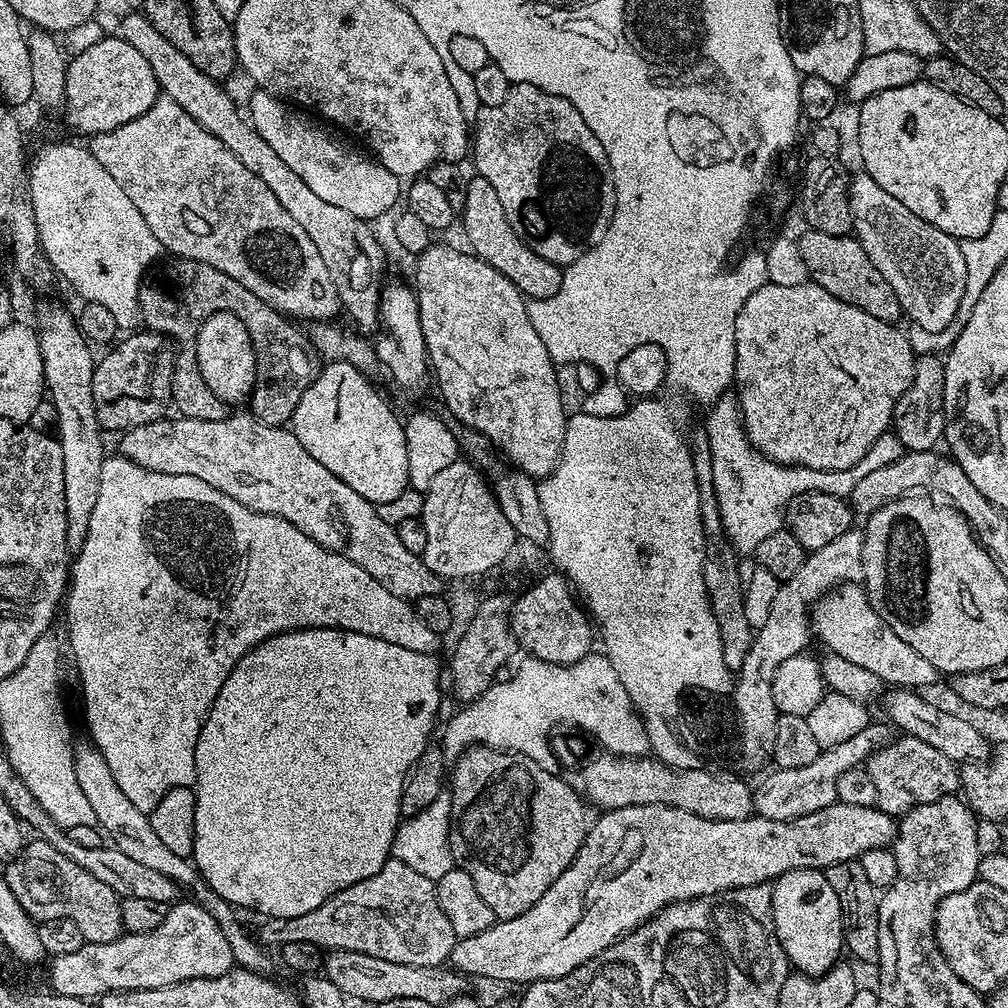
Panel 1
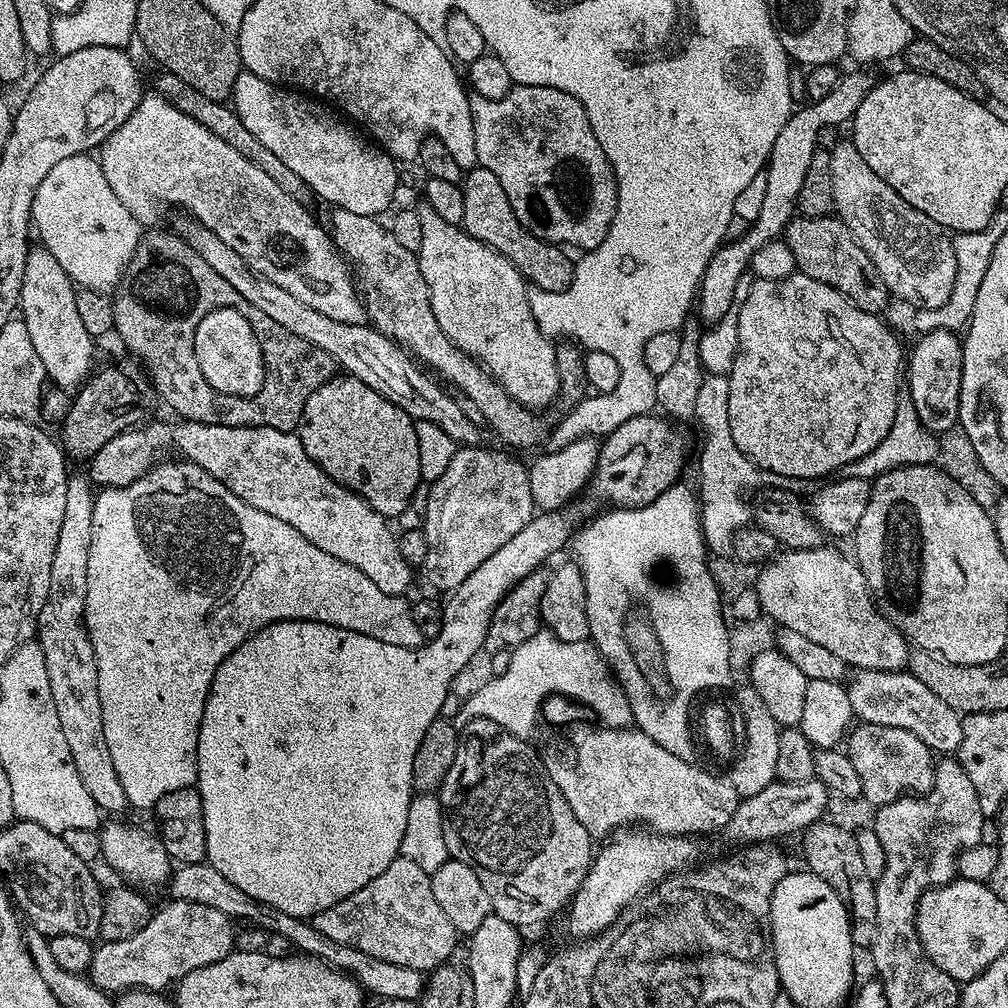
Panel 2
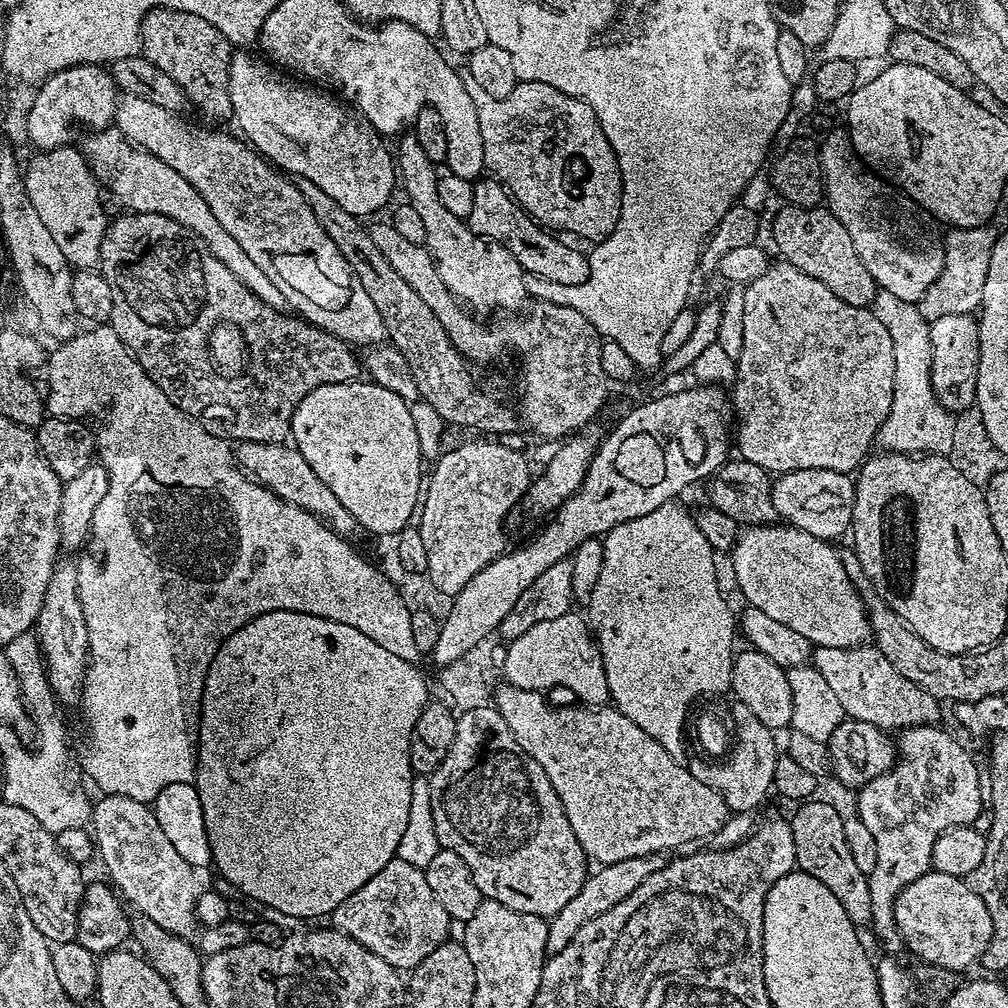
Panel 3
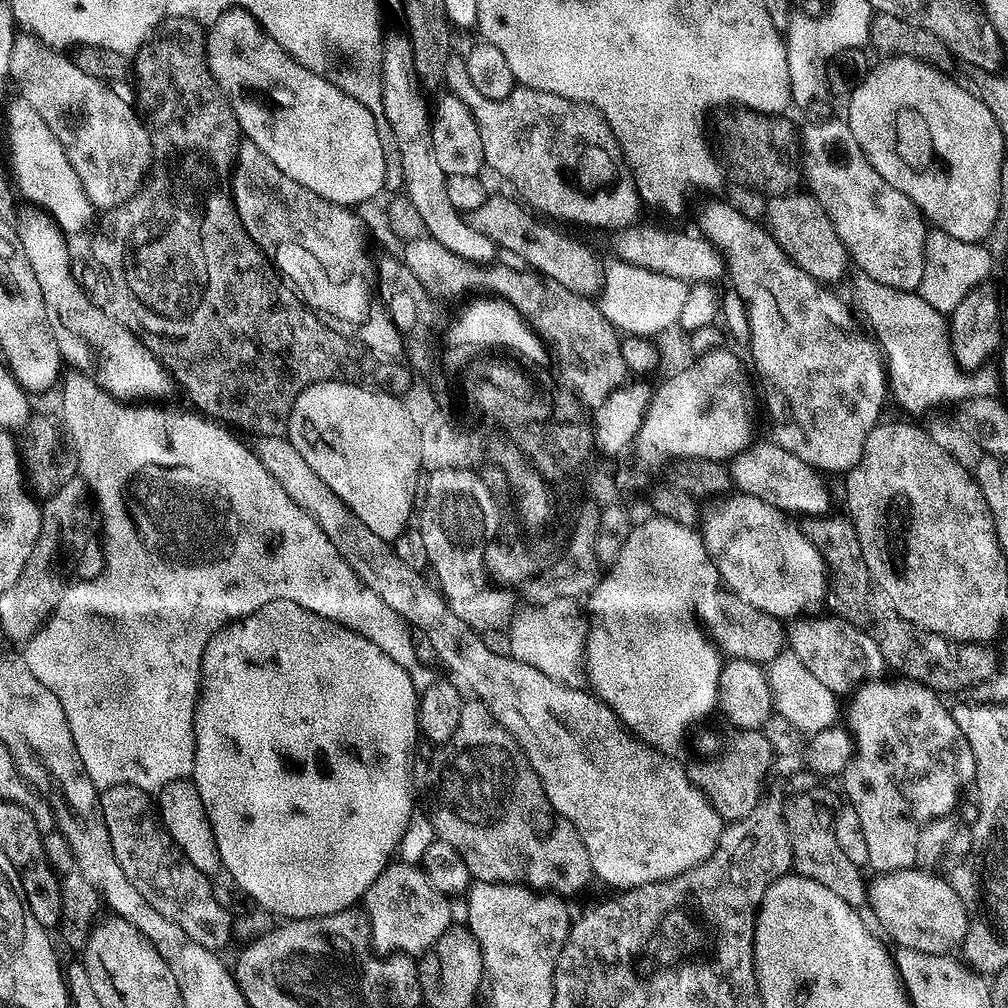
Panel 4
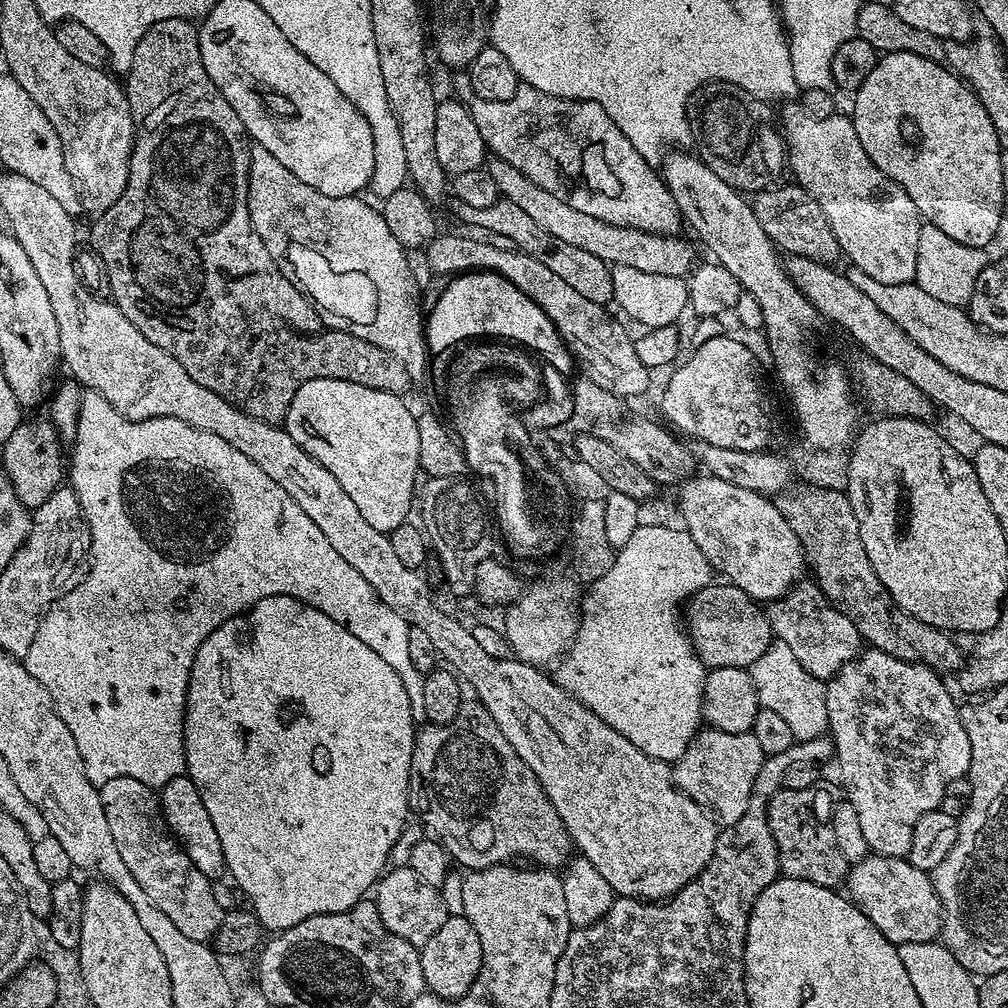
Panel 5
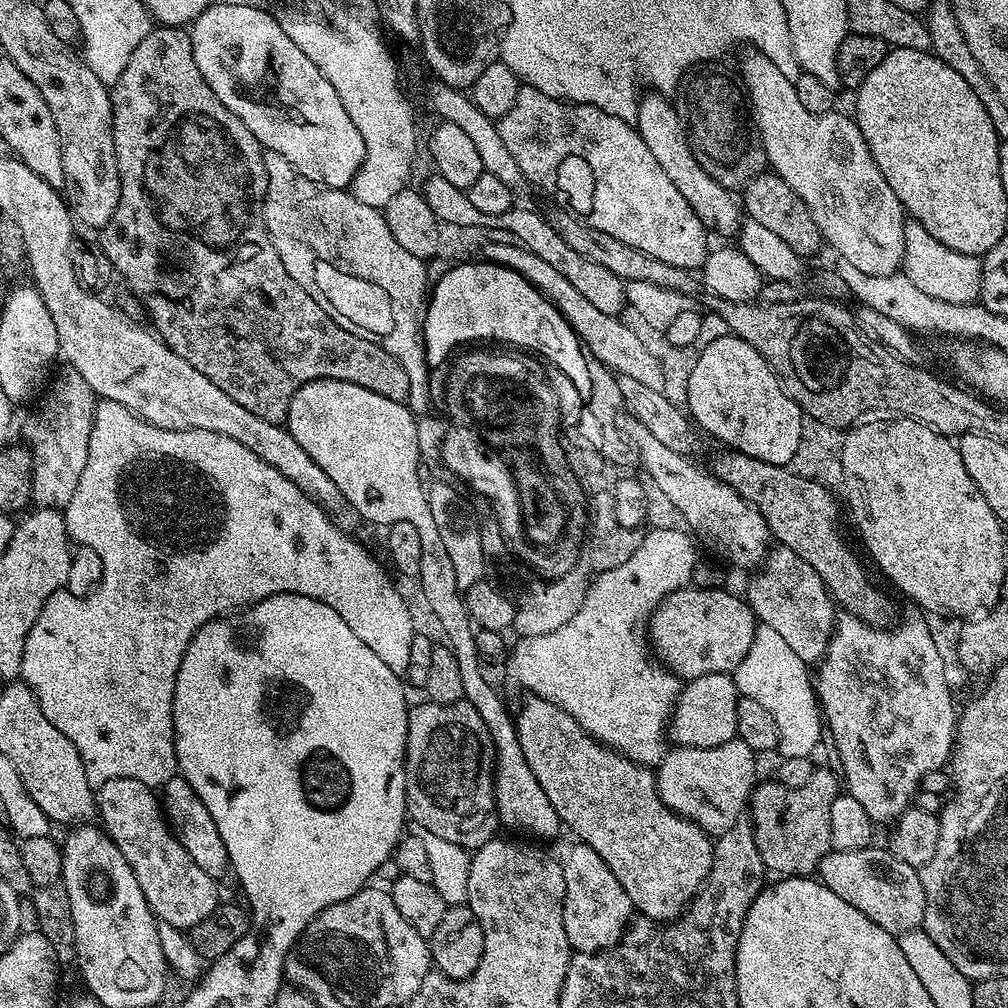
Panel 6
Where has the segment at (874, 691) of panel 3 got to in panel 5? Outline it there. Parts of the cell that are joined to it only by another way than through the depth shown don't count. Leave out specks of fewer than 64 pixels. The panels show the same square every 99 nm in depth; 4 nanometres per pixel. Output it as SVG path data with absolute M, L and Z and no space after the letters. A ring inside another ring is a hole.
M804 578L795 583L783 597L771 601L767 605L766 611L773 637L779 643L790 646L794 658L798 658L798 662L802 662L802 666L806 666L806 670L810 674L814 674L814 678L825 682L831 680L833 676L838 674L838 670L842 670L842 666L846 666L846 662L856 659L862 651L862 641L858 630L854 630L854 622L850 622L850 618L846 618L846 614L839 612L826 599L823 590L811 579Z

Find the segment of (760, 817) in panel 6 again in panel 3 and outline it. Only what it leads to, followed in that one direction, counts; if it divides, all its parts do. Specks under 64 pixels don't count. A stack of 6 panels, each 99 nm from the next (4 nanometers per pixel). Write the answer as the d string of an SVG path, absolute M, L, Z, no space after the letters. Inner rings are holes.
M818 798L801 803L800 808L790 816L792 833L794 834L794 854L796 868L810 874L842 902L842 910L857 926L868 926L872 923L872 907L870 906L870 886L868 877L858 870L854 857L850 854L850 846L846 846L846 830L844 819L839 816L833 807L826 806Z

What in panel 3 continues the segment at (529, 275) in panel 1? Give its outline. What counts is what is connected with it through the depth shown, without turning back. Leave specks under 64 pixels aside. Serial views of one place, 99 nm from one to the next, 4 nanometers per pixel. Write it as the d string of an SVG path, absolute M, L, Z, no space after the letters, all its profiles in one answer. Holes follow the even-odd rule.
M495 178L477 179L474 183L474 207L467 218L467 225L474 230L474 234L485 240L498 242L514 258L525 272L534 274L538 278L546 278L558 286L578 286L588 280L590 266L587 255L568 244L563 244L559 235L539 225L519 204L513 200L508 189Z

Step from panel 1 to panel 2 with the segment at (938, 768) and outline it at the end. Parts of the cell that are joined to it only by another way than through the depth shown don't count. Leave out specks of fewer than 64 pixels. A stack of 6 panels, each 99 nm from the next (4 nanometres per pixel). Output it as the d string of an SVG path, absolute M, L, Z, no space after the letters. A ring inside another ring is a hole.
M860 722L849 731L847 744L847 756L862 780L863 796L875 806L894 802L899 796L932 791L936 760L932 749L922 742L922 738L918 738L918 734L910 734L910 730L898 730L898 726Z

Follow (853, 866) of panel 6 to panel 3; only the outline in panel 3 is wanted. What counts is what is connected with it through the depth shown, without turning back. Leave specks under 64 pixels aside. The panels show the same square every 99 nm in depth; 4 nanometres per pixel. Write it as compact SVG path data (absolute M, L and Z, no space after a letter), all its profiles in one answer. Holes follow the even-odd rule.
M935 870L922 874L922 878L914 878L914 882L902 890L896 899L894 922L905 949L933 964L933 969L949 974L964 972L971 964L979 965L994 934L990 912L967 879Z

